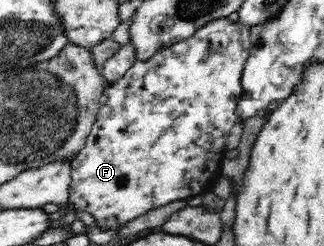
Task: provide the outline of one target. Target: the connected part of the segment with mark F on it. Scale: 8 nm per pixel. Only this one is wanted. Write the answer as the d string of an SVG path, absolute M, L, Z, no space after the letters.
M228 17L216 18L192 34L186 40L172 44L154 55L150 62L135 62L133 66L114 83L109 84L100 100L100 108L96 114L94 125L90 135L84 142L84 148L71 160L71 176L69 189L69 202L76 210L88 213L94 217L94 224L98 228L106 230L118 230L120 227L158 206L165 206L176 201L190 200L204 196L213 191L214 186L222 175L221 166L225 159L226 142L230 131L239 120L237 106L240 103L243 87L242 76L245 64L249 58L251 46L250 31L242 22L232 22Z

